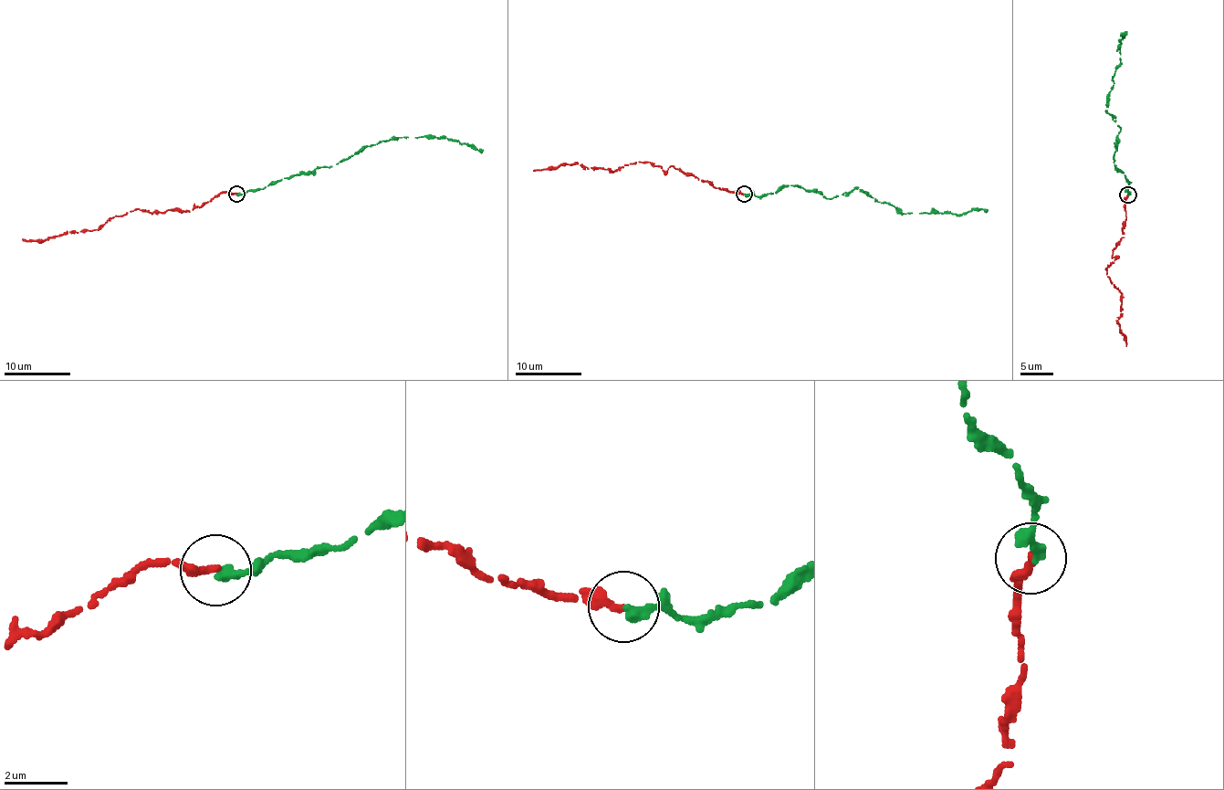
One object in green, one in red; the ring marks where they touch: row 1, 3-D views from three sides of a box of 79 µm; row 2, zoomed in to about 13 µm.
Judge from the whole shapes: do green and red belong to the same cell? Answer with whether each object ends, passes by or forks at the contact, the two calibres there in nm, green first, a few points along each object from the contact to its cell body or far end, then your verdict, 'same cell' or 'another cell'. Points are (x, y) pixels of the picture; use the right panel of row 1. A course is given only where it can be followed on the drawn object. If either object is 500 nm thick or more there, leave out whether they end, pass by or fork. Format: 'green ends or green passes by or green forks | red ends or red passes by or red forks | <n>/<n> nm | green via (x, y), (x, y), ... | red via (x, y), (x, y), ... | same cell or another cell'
green ends | red ends | 360/280 nm | green via (1129, 194), (1128, 180), (1113, 162), (1120, 127), (1105, 110), (1115, 69), (1121, 62), (1122, 36), (1124, 31) | red via (1127, 194), (1125, 224), (1112, 257), (1114, 260), (1106, 268), (1122, 304), (1117, 320), (1126, 344) | same cell

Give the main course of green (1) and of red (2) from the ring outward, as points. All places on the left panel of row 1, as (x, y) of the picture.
1: (236, 194), (331, 166), (368, 146), (399, 138), (452, 138), (483, 150)
2: (236, 193), (220, 192), (189, 210), (127, 212), (107, 220), (93, 230), (67, 231), (43, 240), (22, 238)

